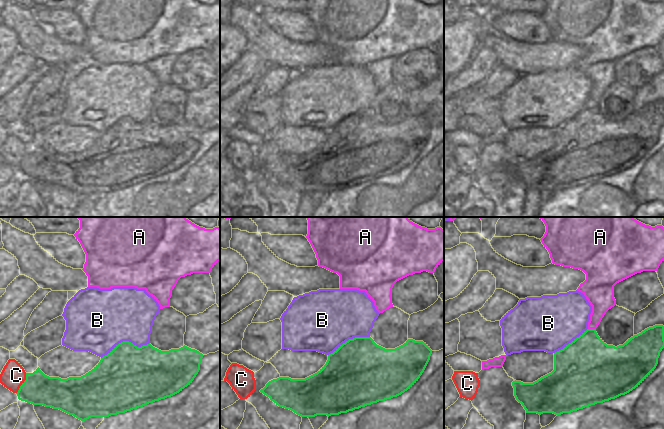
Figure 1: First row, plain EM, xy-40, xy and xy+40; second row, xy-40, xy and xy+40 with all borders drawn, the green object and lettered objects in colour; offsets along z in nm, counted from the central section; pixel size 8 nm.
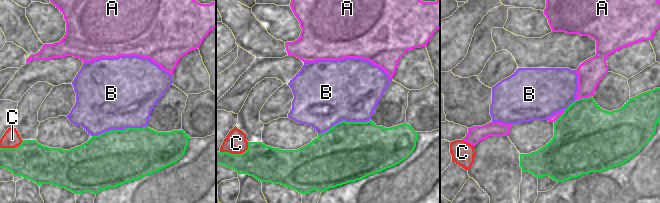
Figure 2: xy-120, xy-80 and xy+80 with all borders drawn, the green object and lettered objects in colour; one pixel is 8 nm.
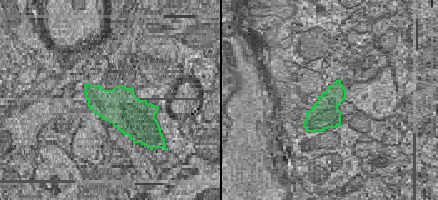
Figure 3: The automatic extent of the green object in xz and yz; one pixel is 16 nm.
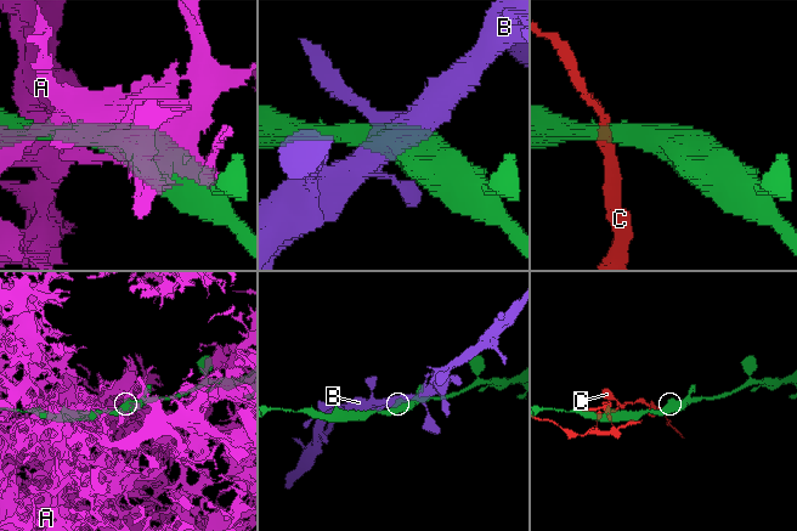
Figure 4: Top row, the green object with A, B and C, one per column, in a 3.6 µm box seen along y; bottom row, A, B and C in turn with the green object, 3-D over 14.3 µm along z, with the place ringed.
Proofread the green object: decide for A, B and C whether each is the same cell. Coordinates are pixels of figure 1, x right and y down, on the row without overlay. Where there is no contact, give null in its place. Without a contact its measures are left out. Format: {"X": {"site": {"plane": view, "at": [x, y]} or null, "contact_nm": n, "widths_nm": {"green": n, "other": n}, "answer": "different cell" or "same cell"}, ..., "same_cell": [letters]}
{"A": {"site": {"plane": "xy+40", "at": [592, 105]}, "contact_nm": 60, "widths_nm": {"green": 380, "other": 190}, "answer": "different cell"}, "B": {"site": {"plane": "xy-40", "at": [125, 117]}, "contact_nm": 420, "widths_nm": {"green": 440, "other": 460}, "answer": "different cell"}, "C": {"site": {"plane": "xy-40", "at": [23, 159]}, "contact_nm": 190, "widths_nm": {"green": 260, "other": 190}, "answer": "different cell"}, "same_cell": []}

